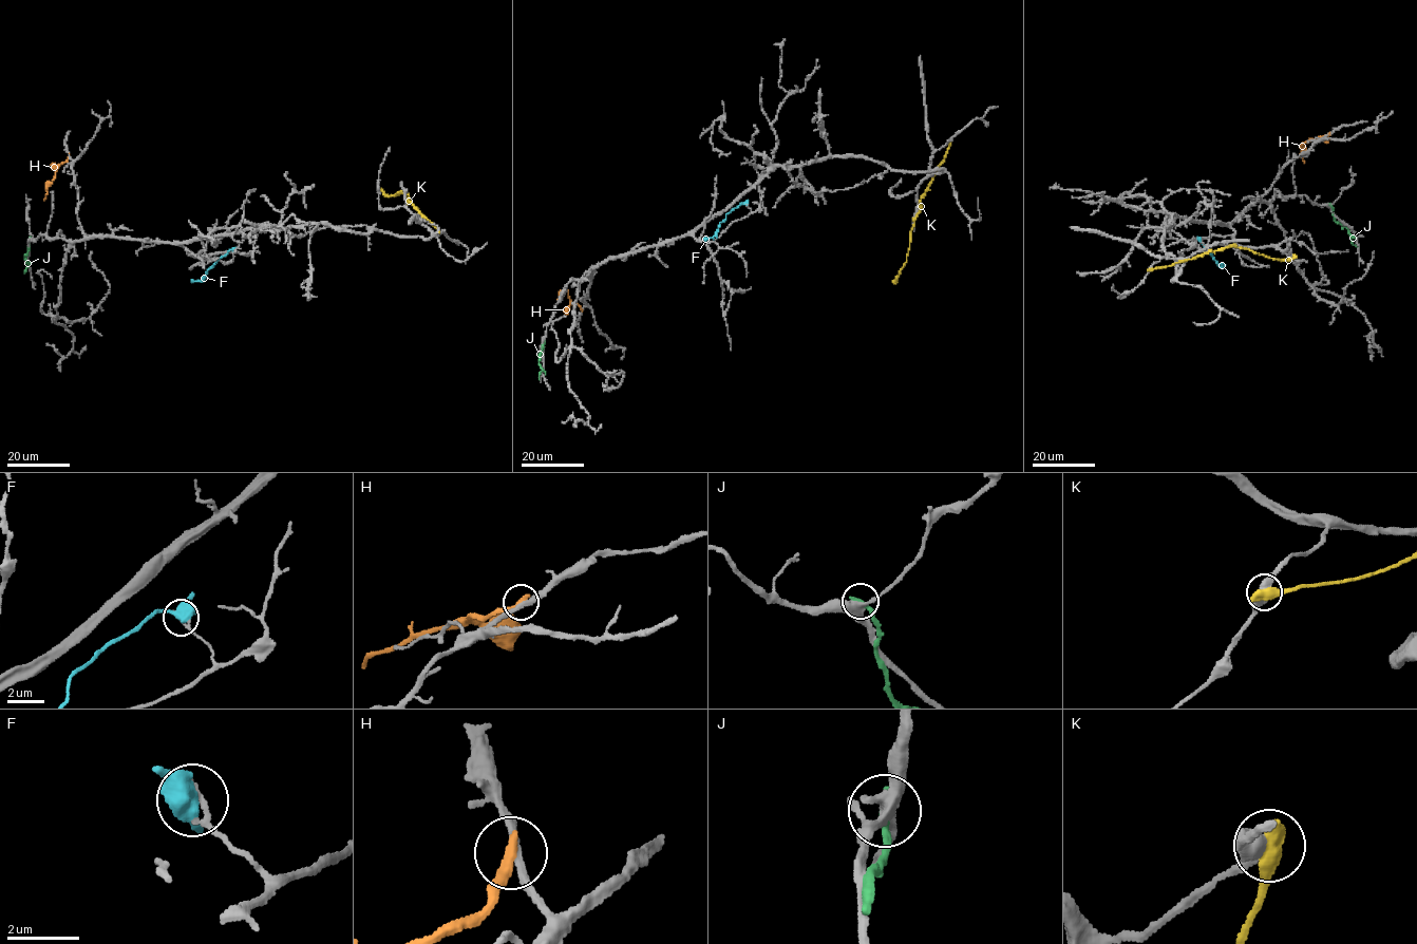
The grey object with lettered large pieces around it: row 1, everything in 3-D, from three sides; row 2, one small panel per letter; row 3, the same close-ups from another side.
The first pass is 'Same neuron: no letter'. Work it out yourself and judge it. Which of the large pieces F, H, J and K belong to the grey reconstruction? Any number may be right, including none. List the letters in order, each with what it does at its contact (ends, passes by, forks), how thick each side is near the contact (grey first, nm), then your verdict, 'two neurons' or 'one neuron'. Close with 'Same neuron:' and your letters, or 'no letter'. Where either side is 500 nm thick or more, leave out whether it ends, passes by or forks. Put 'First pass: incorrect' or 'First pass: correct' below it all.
F: 180/500 nm | two neurons
H: it ends | 220/360 nm | two neurons
J: it ends | 320/260 nm | two neurons
K: 400/650 nm | two neurons
Same neuron: no letter
First pass: correct

